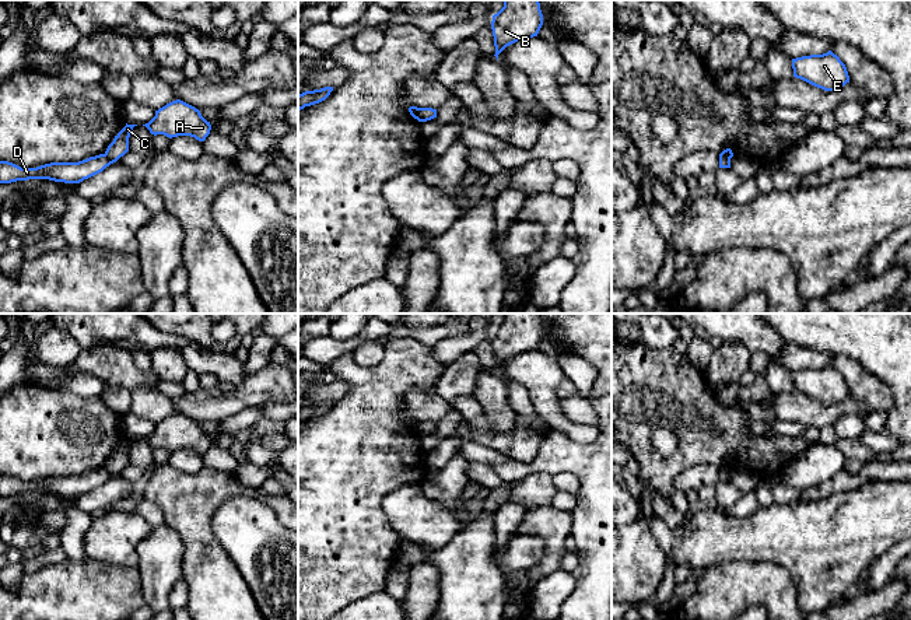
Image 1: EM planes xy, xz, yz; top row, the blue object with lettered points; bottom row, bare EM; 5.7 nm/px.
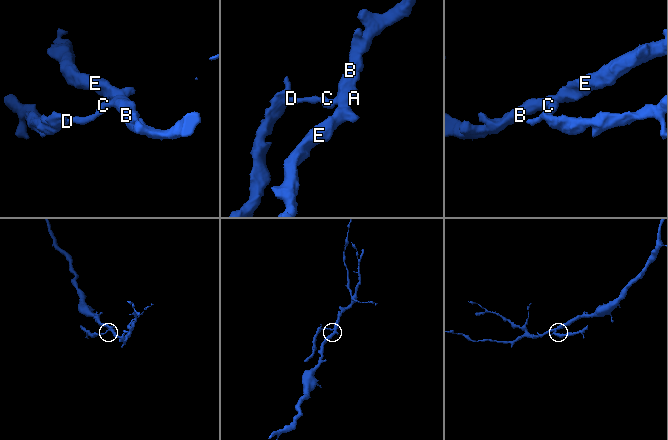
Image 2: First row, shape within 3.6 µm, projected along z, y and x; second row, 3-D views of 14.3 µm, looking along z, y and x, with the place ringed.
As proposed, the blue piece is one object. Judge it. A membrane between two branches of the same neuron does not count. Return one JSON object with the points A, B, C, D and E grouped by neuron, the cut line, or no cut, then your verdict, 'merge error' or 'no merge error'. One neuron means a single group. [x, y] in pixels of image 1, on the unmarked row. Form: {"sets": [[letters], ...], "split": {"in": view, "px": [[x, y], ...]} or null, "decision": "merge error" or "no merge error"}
{"sets": [["A", "B", "C", "E"], ["D"]], "split": {"in": "xy", "px": [[104, 468], [112, 476]]}, "decision": "merge error"}

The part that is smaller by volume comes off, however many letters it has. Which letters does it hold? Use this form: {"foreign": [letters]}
{"foreign": ["D"]}

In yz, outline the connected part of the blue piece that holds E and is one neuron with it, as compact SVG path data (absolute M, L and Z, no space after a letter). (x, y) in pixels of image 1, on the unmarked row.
M831 364L792 372L793 390L824 404L835 404L849 396L845 378Z

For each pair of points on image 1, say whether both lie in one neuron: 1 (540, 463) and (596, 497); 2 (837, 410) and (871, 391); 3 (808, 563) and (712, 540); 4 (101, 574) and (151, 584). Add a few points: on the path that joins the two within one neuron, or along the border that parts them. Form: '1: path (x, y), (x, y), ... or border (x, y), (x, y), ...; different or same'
1: path (557, 463), (574, 463), (591, 480); same
2: border (850, 395), (872, 410); different
3: path (784, 540), (736, 540); same
4: border (136, 567), (140, 575), (140, 591), (146, 603); different

